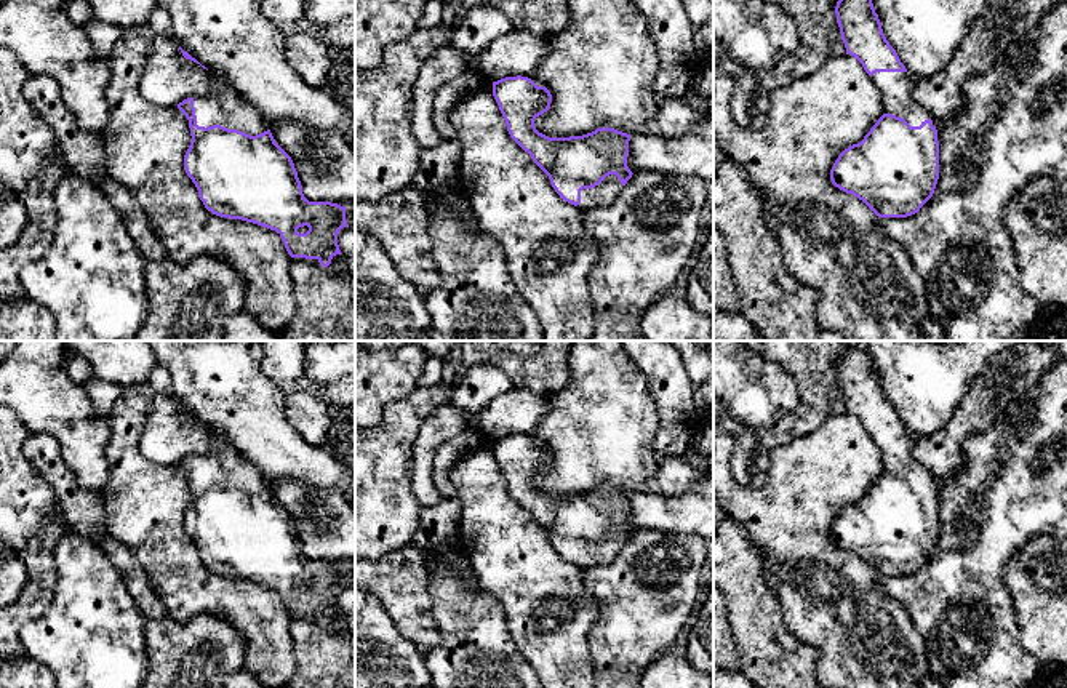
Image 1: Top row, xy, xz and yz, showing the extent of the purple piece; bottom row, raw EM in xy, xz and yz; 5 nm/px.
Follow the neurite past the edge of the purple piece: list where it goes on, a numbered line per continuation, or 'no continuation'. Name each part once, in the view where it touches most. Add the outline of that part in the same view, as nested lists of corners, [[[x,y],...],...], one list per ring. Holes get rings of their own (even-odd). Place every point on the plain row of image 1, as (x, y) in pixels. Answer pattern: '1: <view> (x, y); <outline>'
1: xy (226, 466); [[[213,434],[213,453],[195,454],[194,466],[198,485],[221,483],[251,494],[269,488],[261,470],[232,448],[221,434]]]

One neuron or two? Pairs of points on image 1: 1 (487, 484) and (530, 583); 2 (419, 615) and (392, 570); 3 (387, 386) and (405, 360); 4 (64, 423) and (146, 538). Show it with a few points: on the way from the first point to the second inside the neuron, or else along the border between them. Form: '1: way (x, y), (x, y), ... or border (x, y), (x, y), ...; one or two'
1: way (487, 508), (495, 530), (514, 559); one
2: way (408, 604), (400, 581); one
3: way (387, 380), (400, 367); one
4: border (107, 444), (107, 480), (99, 492); two

